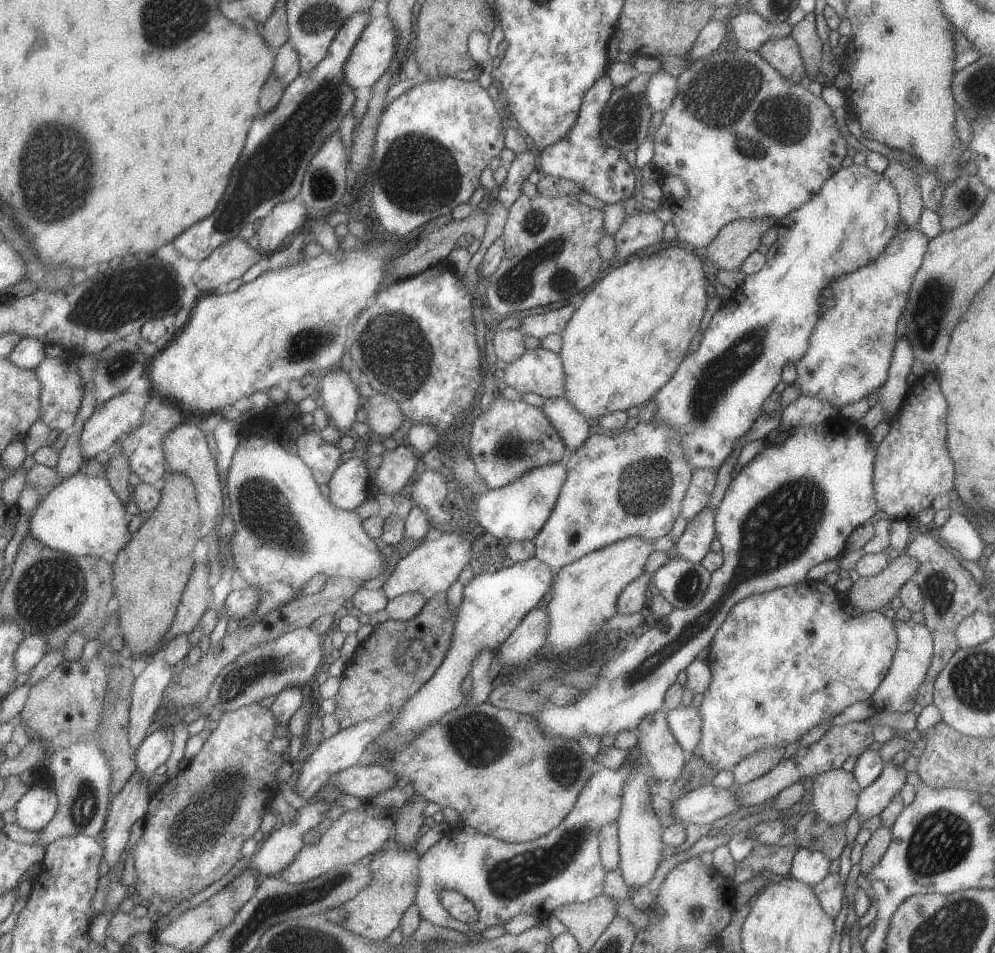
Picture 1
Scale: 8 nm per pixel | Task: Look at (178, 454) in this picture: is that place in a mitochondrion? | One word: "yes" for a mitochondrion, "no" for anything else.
no

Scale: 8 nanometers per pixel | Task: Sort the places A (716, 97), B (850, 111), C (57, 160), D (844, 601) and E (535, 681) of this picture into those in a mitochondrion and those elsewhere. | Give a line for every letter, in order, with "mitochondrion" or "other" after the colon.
A: mitochondrion
B: other
C: mitochondrion
D: other
E: other

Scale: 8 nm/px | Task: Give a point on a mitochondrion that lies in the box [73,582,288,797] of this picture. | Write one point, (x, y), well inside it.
(240, 682)

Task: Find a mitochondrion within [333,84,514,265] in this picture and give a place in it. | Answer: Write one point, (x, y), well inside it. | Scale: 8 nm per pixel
(416, 172)

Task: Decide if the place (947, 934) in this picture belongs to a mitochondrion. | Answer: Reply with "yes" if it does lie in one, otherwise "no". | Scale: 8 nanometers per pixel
yes

